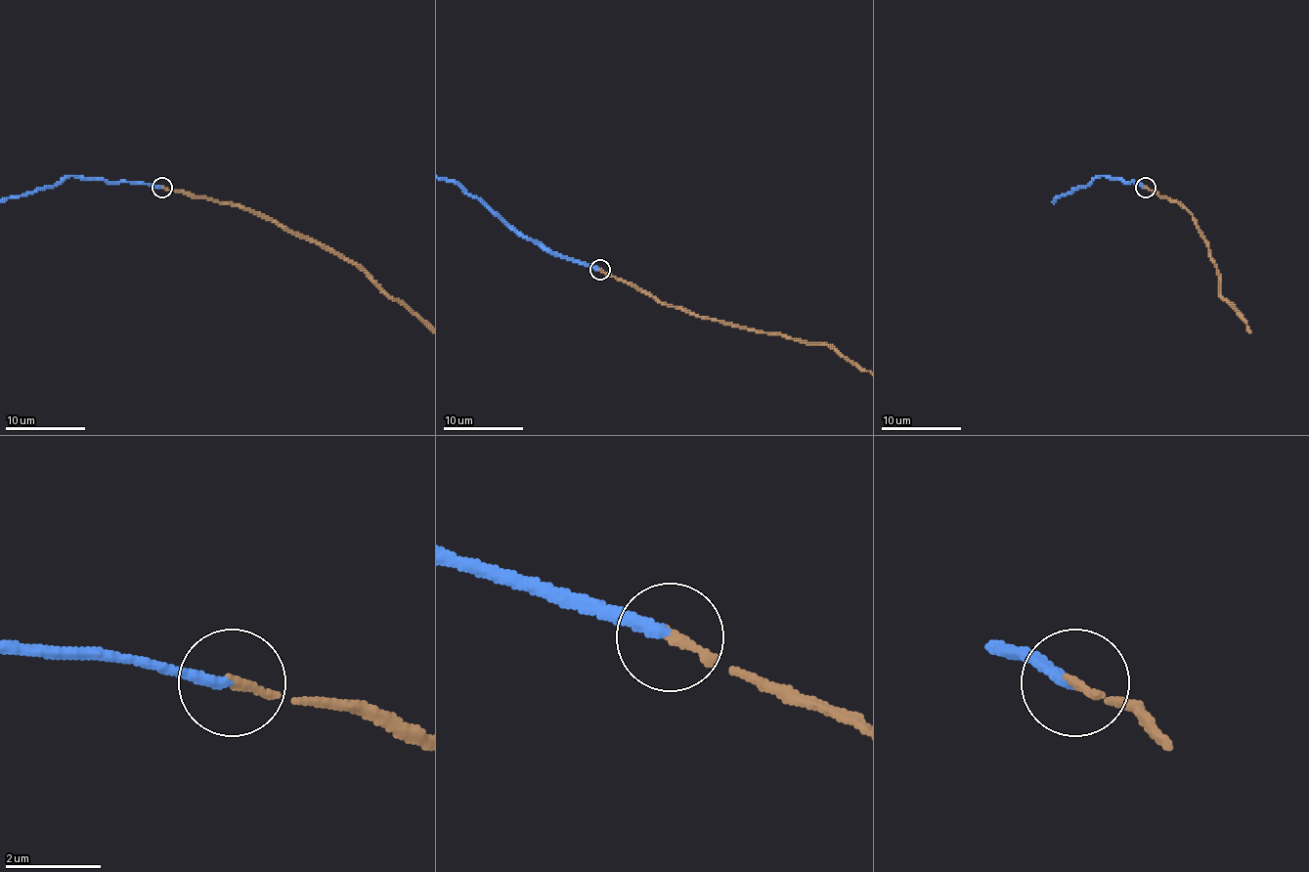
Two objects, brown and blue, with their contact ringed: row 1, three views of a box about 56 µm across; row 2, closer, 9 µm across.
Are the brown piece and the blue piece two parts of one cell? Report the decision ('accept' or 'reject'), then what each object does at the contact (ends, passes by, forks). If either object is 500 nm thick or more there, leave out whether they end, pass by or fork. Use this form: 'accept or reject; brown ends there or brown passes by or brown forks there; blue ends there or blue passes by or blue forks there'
accept; brown ends there; blue ends there

